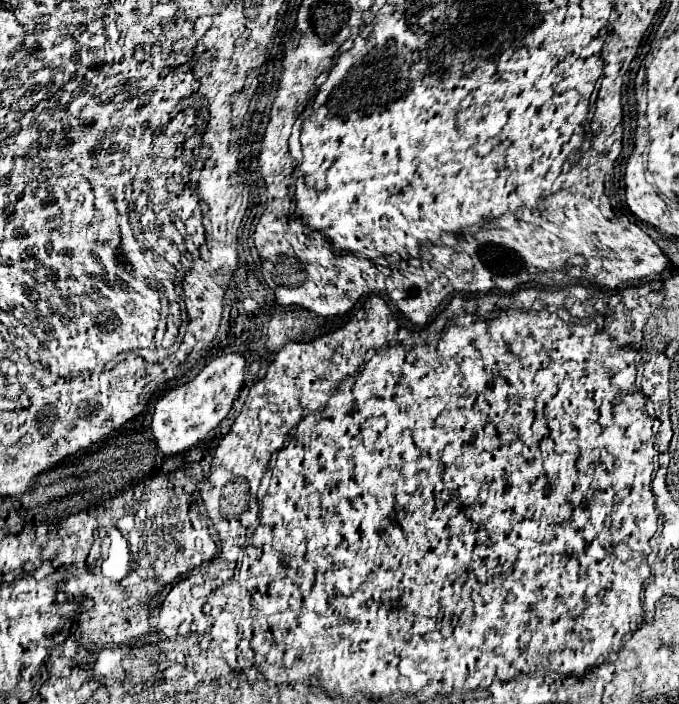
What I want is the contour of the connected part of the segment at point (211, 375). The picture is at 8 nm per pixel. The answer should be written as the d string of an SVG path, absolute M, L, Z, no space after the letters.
M238 352L222 354L210 360L194 380L166 392L156 402L152 432L158 448L164 454L174 456L198 446L206 438L206 434L214 430L228 416L243 386L244 366L246 366L246 358L242 354Z

